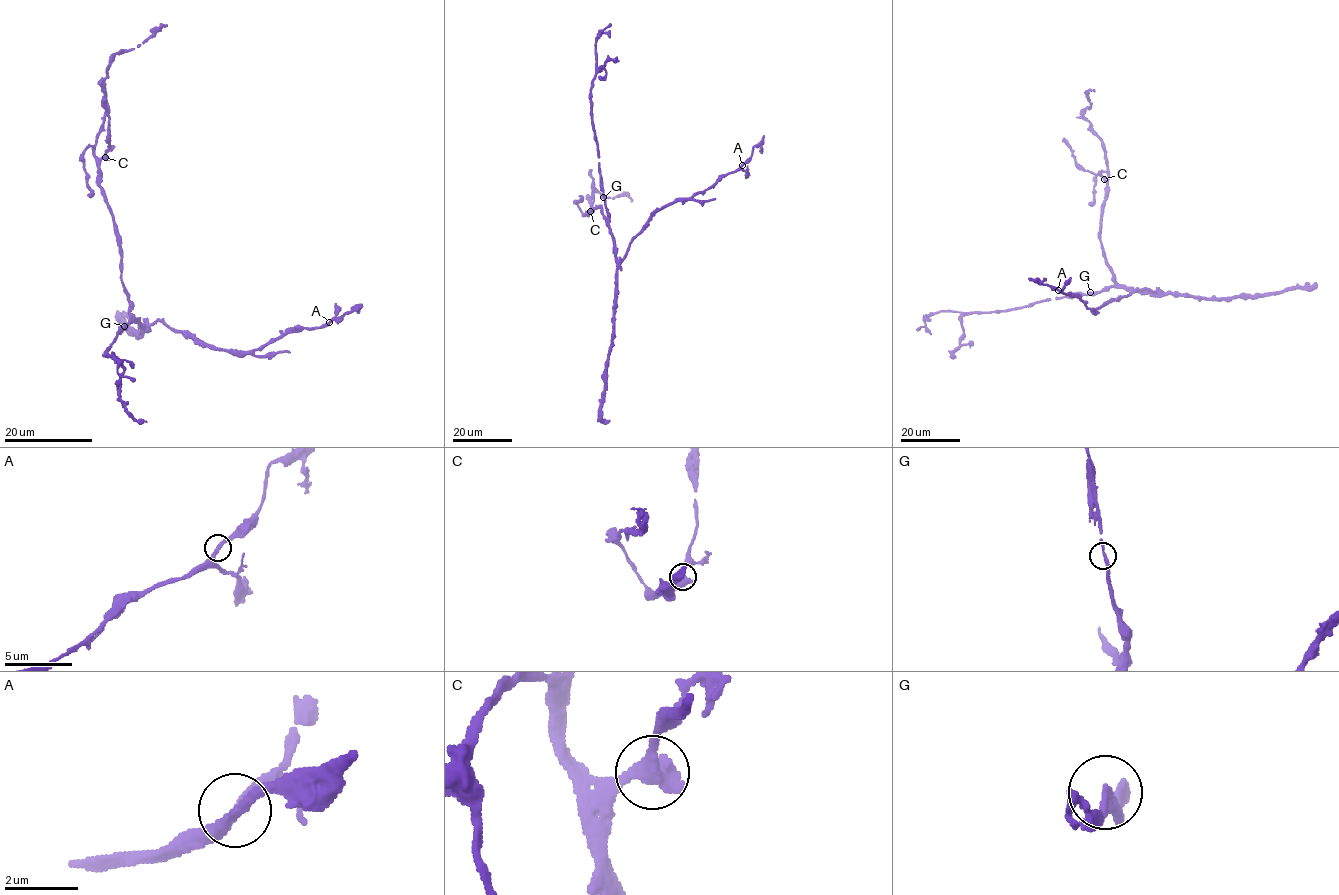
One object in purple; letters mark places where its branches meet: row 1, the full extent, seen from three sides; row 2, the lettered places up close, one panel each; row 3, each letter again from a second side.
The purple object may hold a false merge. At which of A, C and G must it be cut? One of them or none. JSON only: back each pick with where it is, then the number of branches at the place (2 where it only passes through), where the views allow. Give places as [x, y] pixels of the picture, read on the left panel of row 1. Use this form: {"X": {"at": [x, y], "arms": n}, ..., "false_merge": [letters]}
{"false_merge": []}

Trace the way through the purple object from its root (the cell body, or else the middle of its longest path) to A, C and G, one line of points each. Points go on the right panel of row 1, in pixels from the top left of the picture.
A: (1121, 287), (1154, 292), (1136, 289), (1127, 295), (1110, 298), (1092, 310), (1077, 297), (1058, 289)
C: (1121, 287), (1107, 263), (1100, 241), (1100, 212), (1106, 187), (1103, 179)
G: (1121, 287), (1090, 292)

